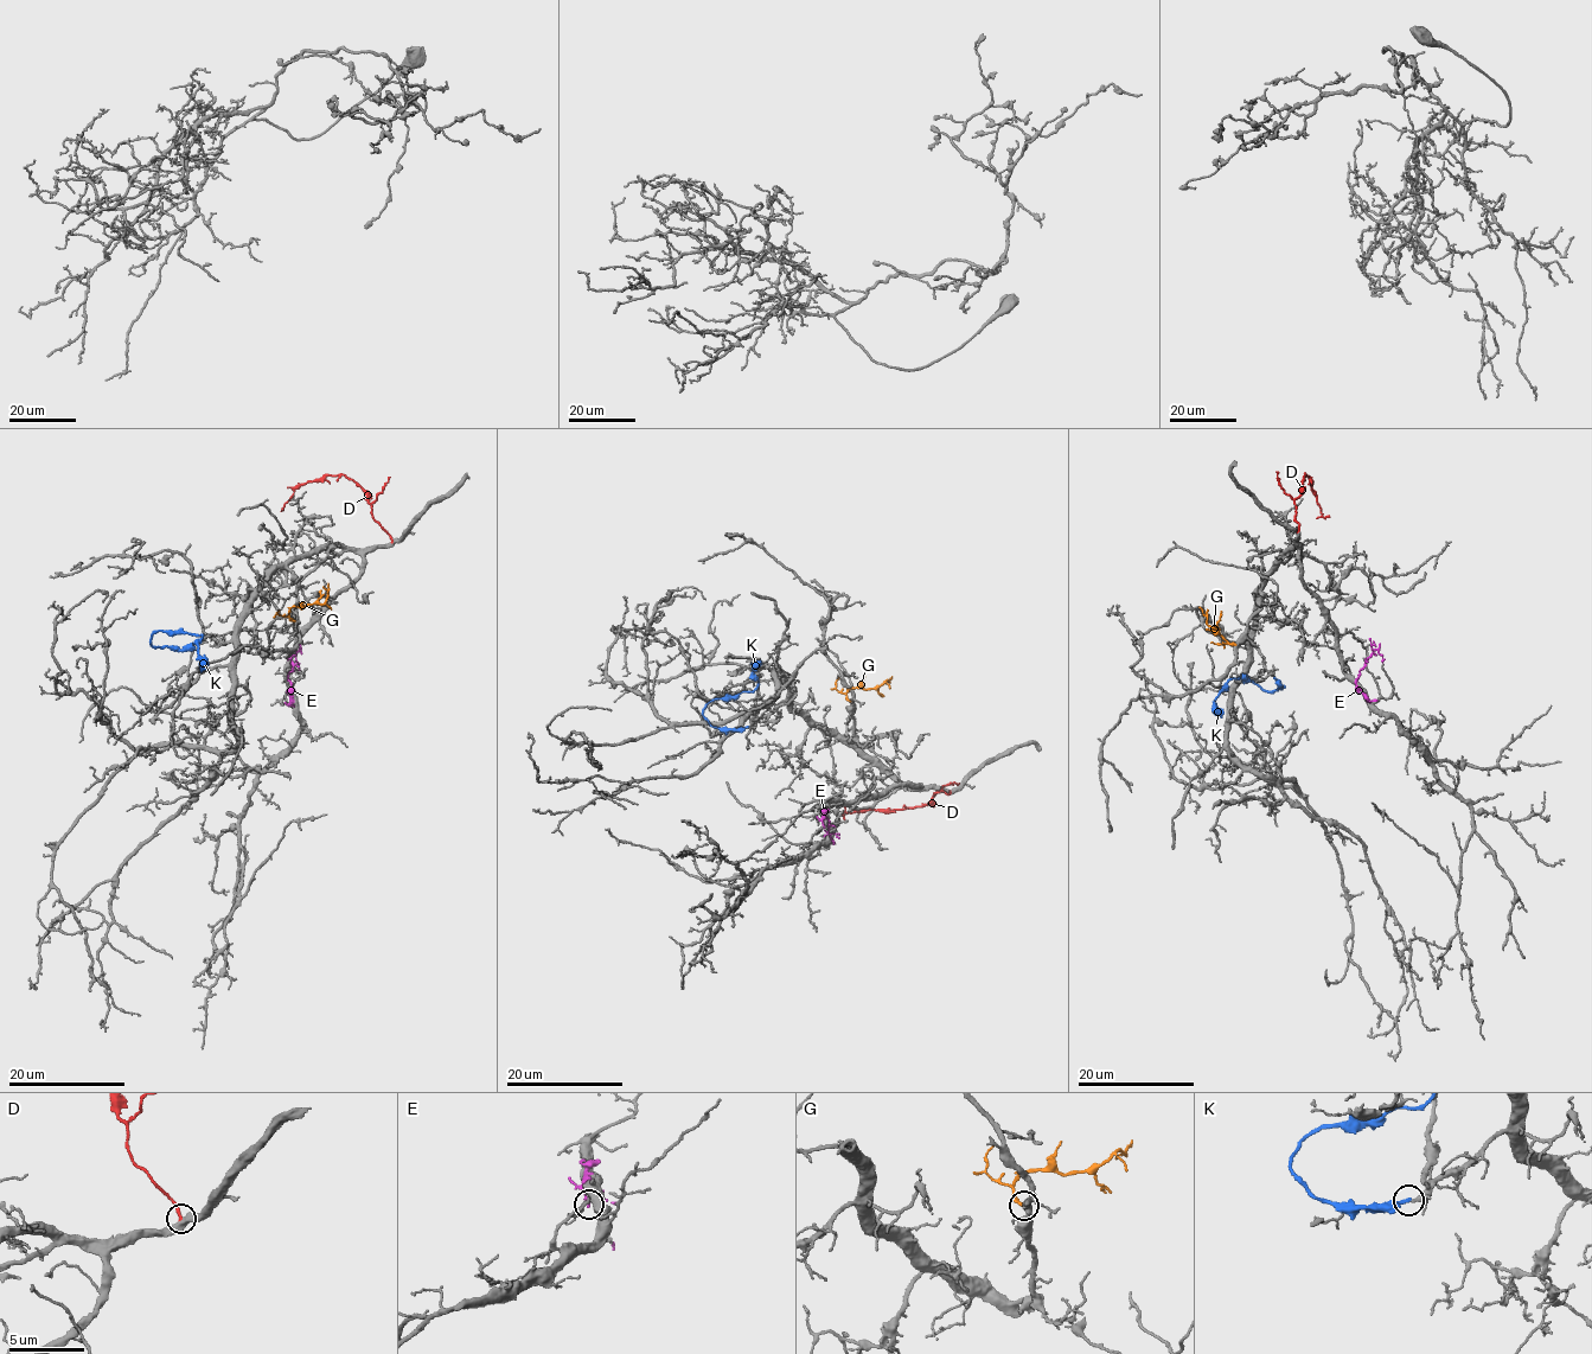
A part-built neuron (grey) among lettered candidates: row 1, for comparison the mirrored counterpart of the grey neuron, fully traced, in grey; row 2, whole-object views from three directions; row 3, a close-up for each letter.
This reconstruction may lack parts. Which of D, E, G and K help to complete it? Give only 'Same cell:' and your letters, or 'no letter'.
Same cell: G

